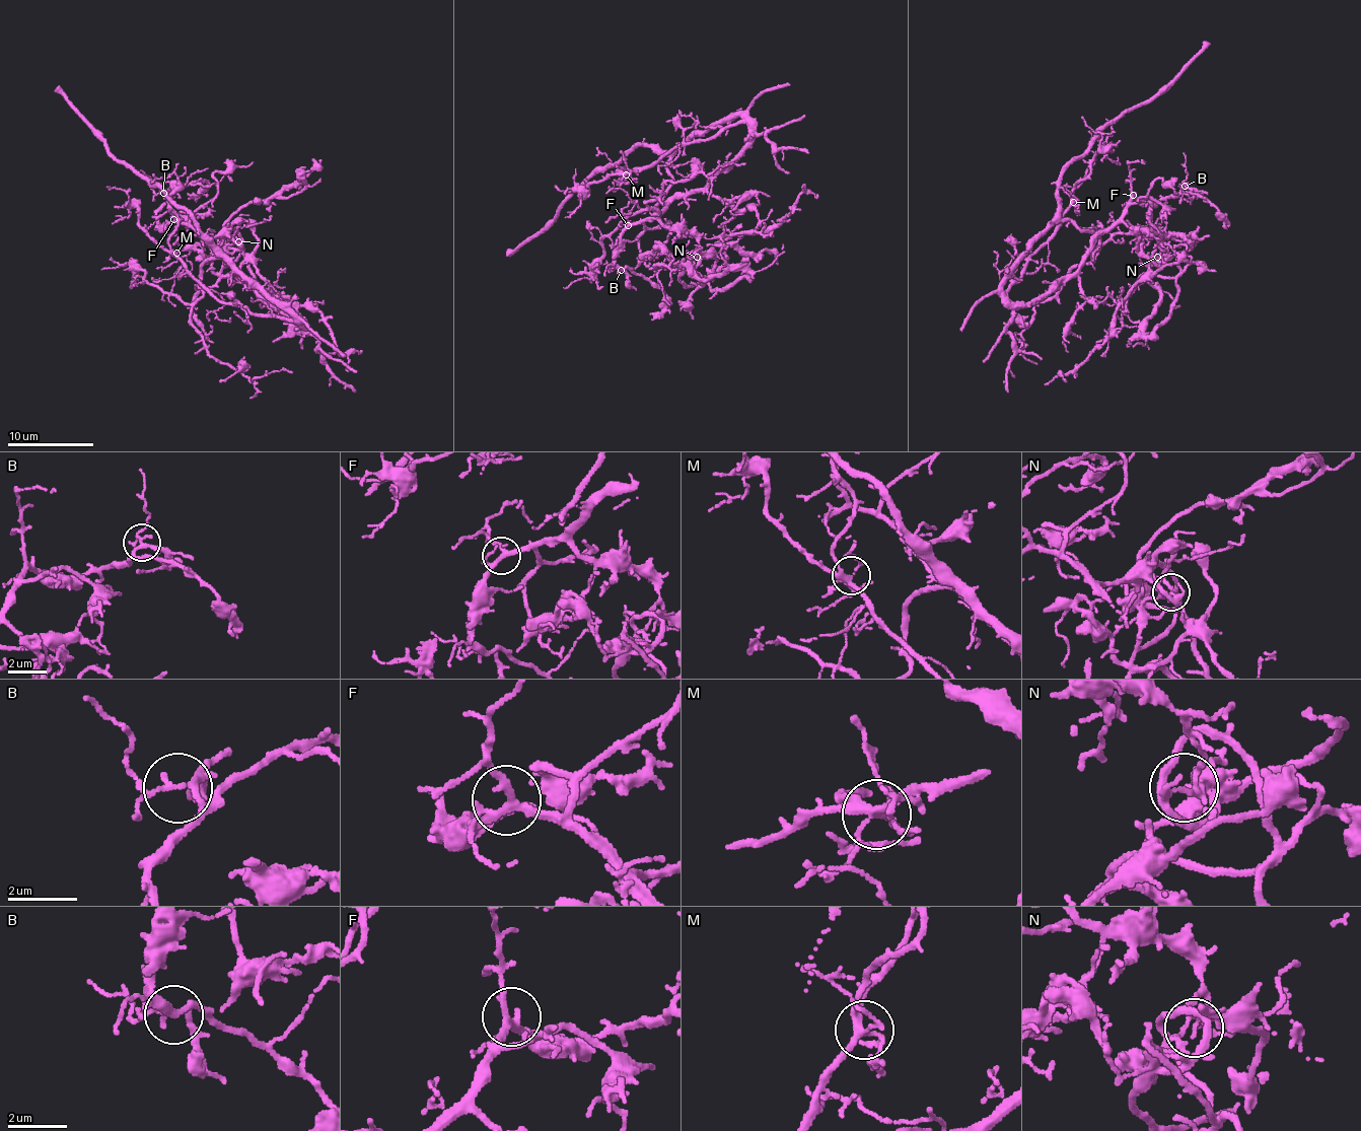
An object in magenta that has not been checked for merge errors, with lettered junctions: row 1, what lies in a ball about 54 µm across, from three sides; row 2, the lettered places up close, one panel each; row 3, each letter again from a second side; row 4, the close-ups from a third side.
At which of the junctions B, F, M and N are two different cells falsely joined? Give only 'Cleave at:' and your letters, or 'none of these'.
Cleave at: N

